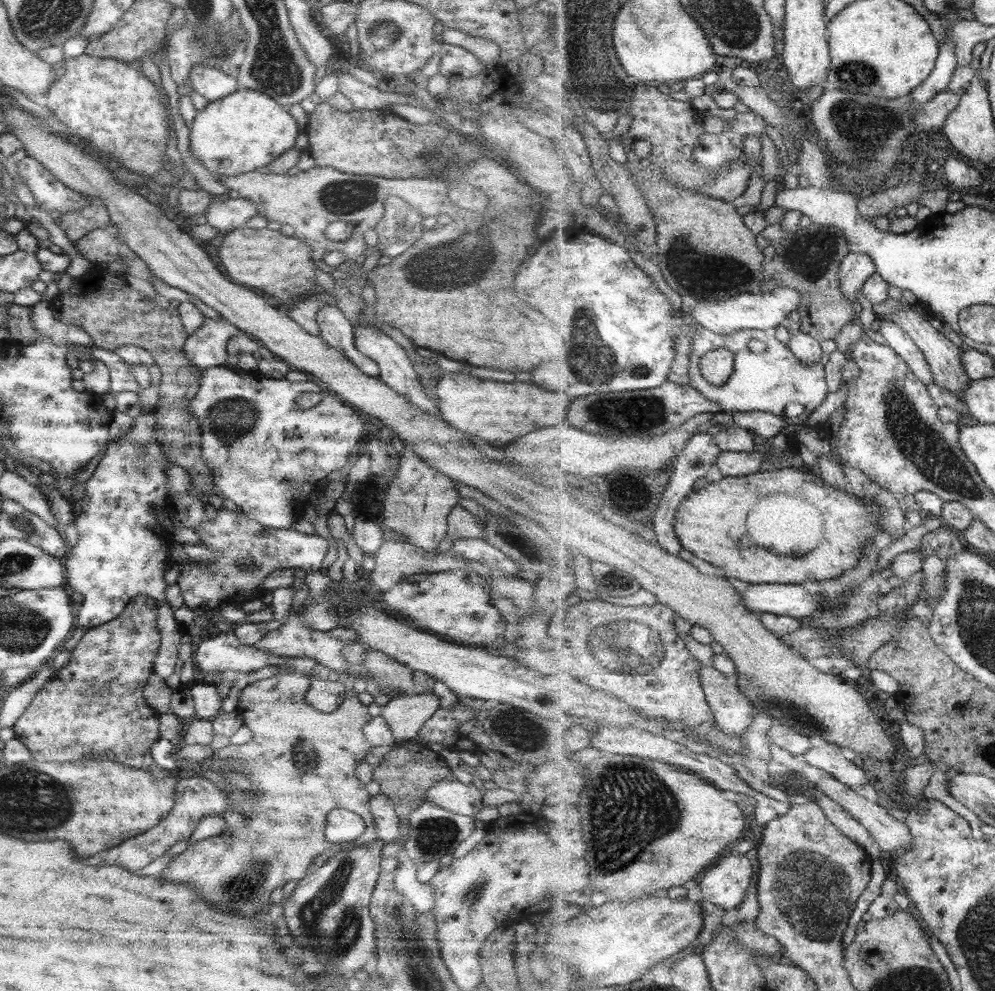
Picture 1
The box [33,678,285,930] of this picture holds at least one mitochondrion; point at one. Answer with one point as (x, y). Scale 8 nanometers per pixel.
(243, 890)

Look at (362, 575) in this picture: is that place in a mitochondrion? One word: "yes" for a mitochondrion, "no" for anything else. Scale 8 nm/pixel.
no

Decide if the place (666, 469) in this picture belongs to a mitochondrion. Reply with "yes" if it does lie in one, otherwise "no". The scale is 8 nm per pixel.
no

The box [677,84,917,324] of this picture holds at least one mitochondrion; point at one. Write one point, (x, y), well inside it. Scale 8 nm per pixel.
(877, 122)

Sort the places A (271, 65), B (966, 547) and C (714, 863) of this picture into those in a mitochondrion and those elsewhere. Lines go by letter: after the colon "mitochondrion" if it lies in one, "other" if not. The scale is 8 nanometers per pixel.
A: mitochondrion
B: other
C: other

